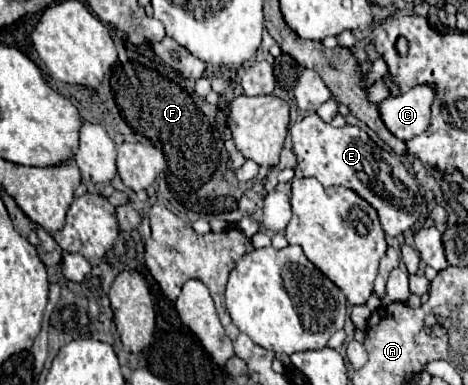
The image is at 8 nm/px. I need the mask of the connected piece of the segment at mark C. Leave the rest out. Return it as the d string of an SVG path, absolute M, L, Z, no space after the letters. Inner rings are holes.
M415 86L405 94L383 100L379 104L379 116L393 136L407 142L427 130L431 102L433 90L429 86Z

